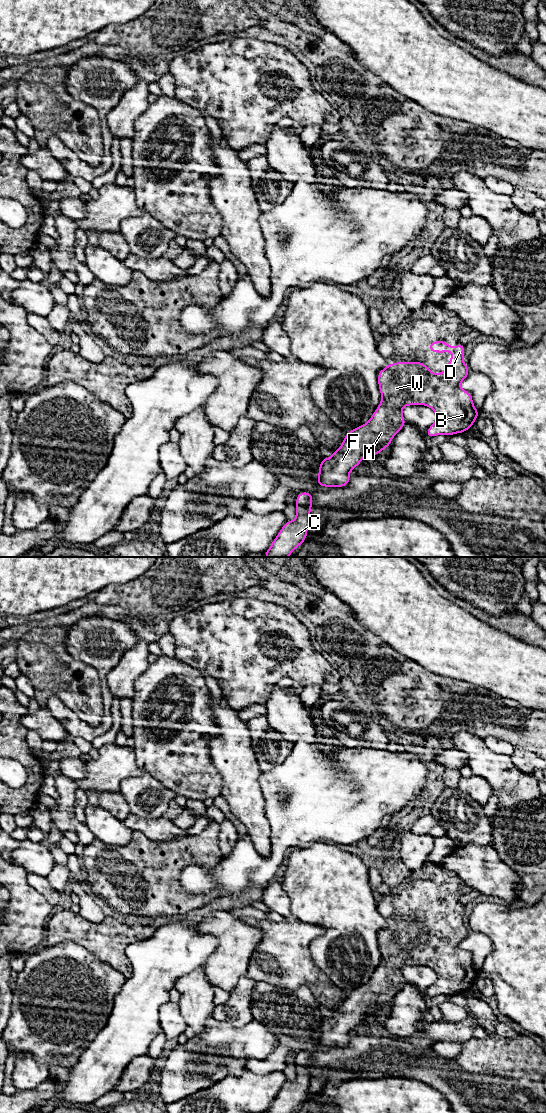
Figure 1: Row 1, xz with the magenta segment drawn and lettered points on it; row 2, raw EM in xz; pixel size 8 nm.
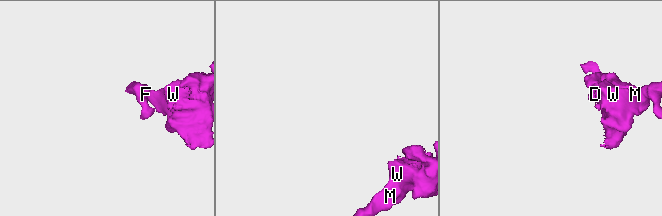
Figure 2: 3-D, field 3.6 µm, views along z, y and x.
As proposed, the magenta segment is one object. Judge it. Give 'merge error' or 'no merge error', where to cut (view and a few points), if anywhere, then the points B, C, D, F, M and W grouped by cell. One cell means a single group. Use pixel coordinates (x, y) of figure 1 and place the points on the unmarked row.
no merge error | no cut | B C D F M W

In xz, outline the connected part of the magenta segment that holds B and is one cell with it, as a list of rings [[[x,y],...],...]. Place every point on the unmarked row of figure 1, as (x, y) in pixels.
[[[438,899],[429,904],[429,912],[452,912],[449,925],[440,933],[434,934],[423,922],[395,922],[378,933],[378,946],[382,960],[367,983],[348,993],[341,1003],[341,1008],[334,1010],[329,1018],[322,1018],[319,1025],[317,1045],[324,1047],[344,1047],[349,1044],[349,1033],[358,1026],[364,1017],[379,1015],[389,1007],[393,997],[404,987],[406,981],[402,968],[410,965],[429,966],[437,980],[426,991],[426,996],[454,995],[464,993],[474,985],[479,971],[474,967],[472,954],[460,948],[460,943],[468,937],[469,929],[463,921],[465,906],[455,907]]]

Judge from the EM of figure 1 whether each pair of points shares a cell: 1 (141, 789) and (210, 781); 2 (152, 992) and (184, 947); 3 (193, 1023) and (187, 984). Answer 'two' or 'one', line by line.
1: two
2: one
3: one

